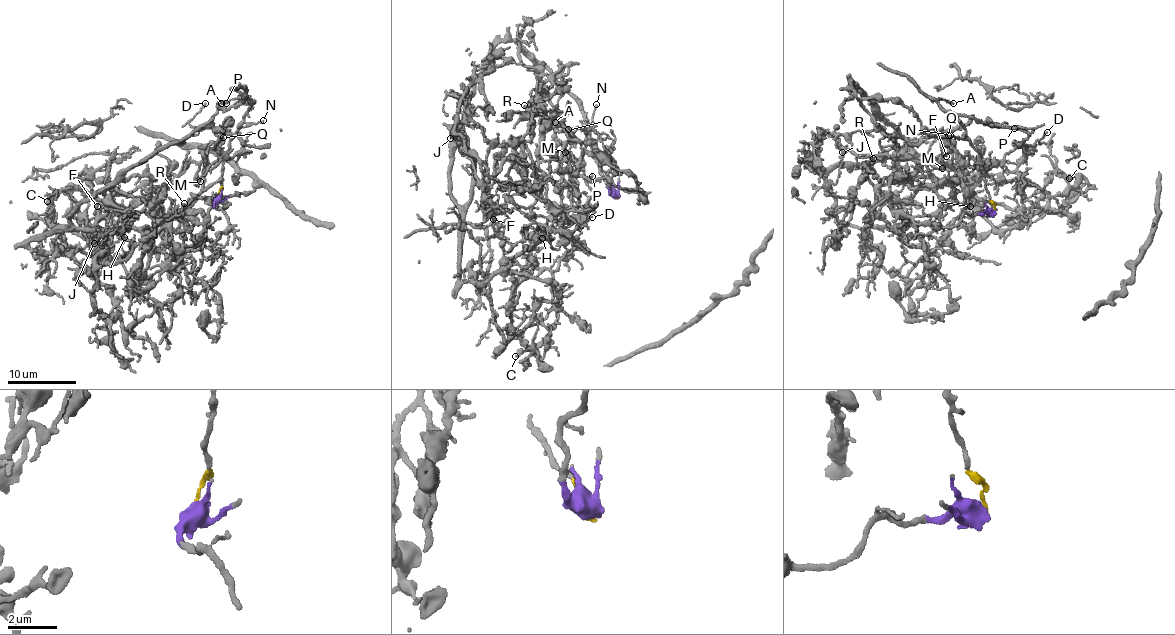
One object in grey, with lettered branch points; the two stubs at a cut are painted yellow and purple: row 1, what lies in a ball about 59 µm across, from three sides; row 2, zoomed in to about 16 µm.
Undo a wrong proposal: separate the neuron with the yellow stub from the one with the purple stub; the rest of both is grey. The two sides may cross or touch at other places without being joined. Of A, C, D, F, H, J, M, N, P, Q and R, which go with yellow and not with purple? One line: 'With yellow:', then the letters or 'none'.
With yellow: A, D, N, P

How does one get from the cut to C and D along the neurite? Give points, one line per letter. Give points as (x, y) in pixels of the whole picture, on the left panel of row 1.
C: (217, 198), (229, 224), (203, 242), (204, 216), (179, 209), (29, 246), (105, 256), (105, 198), (47, 201)
D: (217, 198), (229, 139), (252, 101), (225, 110), (217, 105), (199, 130), (189, 124), (204, 102)

